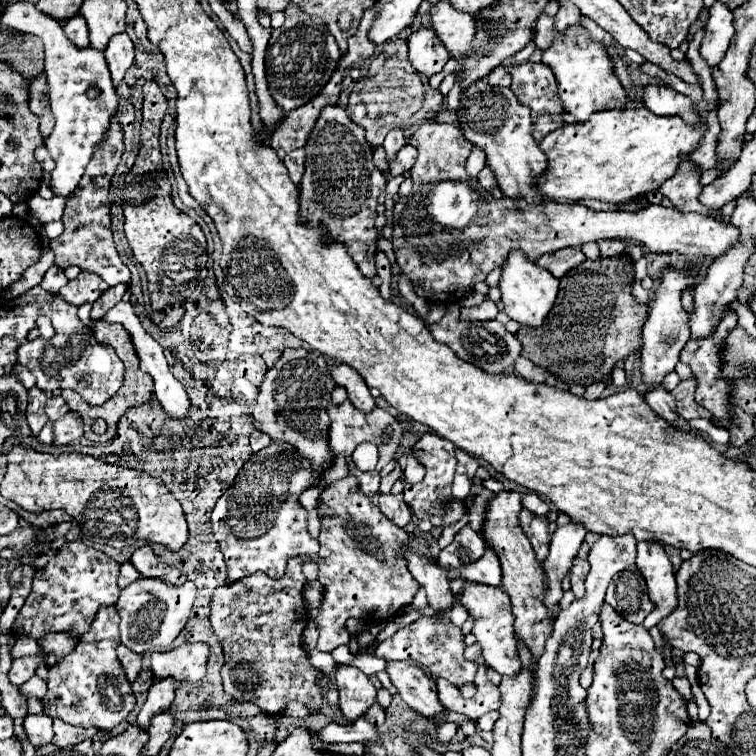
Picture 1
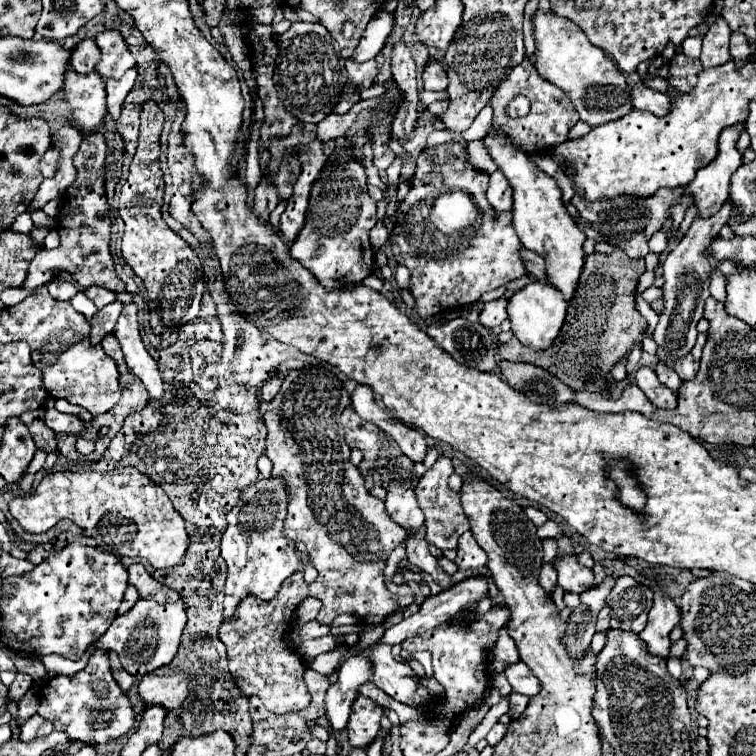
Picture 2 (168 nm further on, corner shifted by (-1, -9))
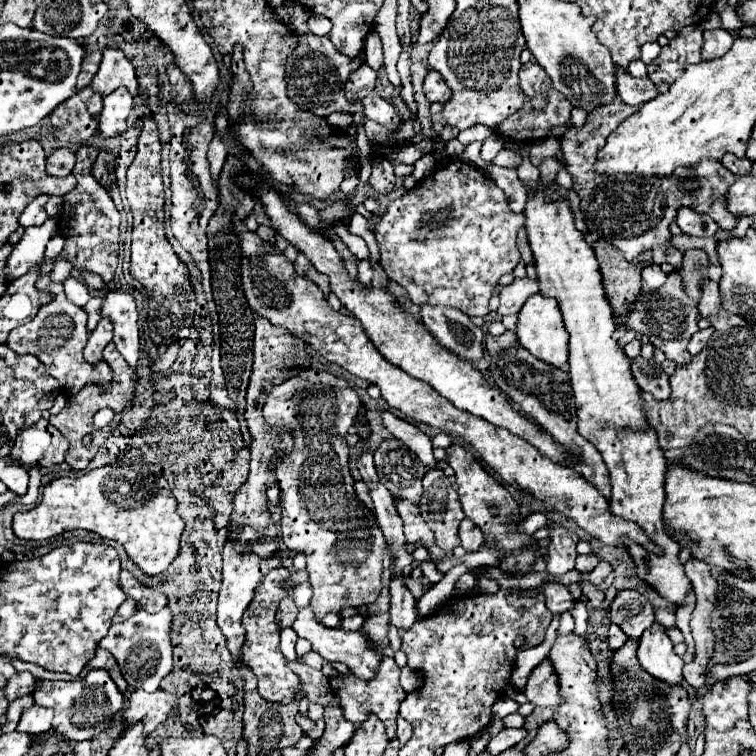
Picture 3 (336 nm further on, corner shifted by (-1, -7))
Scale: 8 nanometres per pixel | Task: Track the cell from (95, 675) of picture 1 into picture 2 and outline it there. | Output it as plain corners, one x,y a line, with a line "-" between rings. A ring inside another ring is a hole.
96,648
84,670
72,676
54,676
40,692
38,714
52,722
54,730
62,730
70,740
84,744
106,744
128,734
136,722
132,704
110,672
108,652

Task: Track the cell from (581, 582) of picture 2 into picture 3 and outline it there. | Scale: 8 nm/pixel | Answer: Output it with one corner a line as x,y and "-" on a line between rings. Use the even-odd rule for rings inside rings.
548,520
548,530
550,530
550,544
548,544
548,572
554,576
560,576
568,570
574,568
576,560
576,544
578,536
576,532
570,532
554,522

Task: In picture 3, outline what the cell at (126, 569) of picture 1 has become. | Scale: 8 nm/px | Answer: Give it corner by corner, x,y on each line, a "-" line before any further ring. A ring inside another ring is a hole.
124,600
122,606
118,608
118,612
114,614
114,622
122,622
122,620
128,620
132,614
136,612
136,606
134,606
134,600

